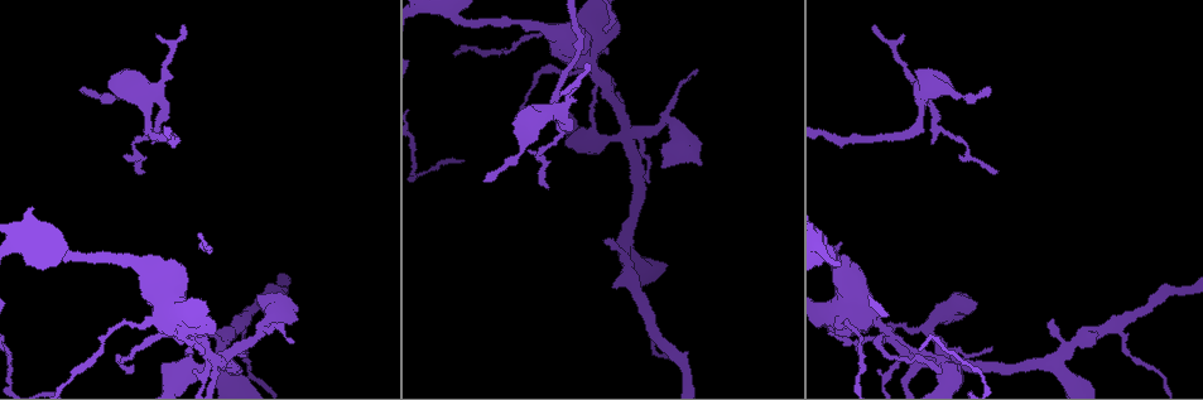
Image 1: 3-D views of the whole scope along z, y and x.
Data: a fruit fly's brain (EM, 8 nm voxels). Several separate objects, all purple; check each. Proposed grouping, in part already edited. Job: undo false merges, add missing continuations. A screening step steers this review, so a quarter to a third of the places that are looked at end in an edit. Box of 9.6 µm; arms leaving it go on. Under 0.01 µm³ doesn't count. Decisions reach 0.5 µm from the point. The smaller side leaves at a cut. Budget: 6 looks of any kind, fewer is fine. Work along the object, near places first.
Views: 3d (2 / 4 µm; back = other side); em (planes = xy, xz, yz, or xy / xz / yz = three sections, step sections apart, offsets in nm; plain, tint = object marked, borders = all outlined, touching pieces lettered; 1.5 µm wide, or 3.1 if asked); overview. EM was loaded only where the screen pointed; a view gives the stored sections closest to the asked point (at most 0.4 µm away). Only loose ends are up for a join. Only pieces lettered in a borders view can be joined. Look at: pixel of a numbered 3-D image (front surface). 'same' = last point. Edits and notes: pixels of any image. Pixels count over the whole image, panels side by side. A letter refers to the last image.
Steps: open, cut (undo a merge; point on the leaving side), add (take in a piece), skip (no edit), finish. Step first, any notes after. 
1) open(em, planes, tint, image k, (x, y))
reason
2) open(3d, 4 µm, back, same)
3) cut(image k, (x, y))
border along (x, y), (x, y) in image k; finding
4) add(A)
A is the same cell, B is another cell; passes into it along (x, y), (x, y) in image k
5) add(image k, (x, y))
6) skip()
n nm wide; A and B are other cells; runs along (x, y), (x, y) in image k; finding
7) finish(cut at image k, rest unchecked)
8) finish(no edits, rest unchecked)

open(em, planes, plain, image 1, (954, 94))
sudden change in width

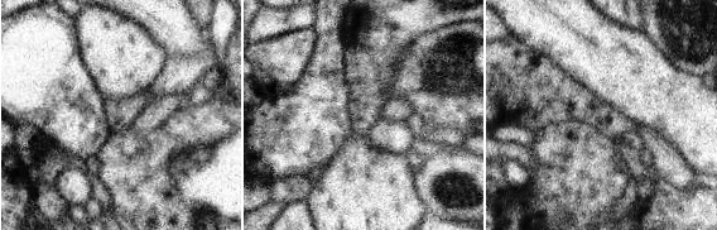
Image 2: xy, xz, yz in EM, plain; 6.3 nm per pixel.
open(em, planes, borders, same)
what lies round it

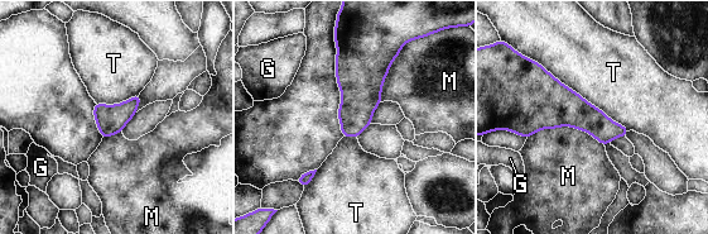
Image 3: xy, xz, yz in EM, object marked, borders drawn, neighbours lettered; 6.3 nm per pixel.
skip()
G, M and T are other cells; all the same neuron

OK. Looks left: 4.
open(3d, 4 µm, image 1, (902, 37))
free end

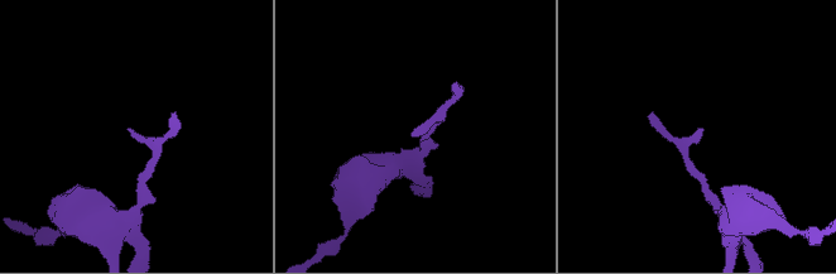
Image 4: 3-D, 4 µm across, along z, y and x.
open(em, yz, step 4, tint, image 4, (412, 133))
shape alone is not enough

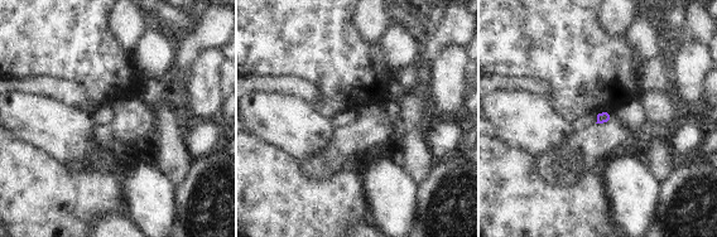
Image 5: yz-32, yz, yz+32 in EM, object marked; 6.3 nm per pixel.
open(em, planes, borders, same)

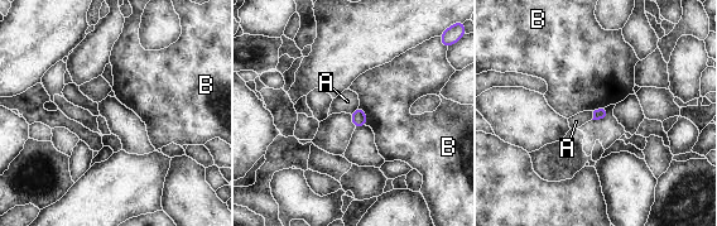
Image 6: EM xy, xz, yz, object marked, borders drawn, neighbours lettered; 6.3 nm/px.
skip()
A and B are other cells; border along (357, 106), (350, 114) in image 6; no lettered piece goes on from it

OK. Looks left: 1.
finish(no edits, rest unchecked)

